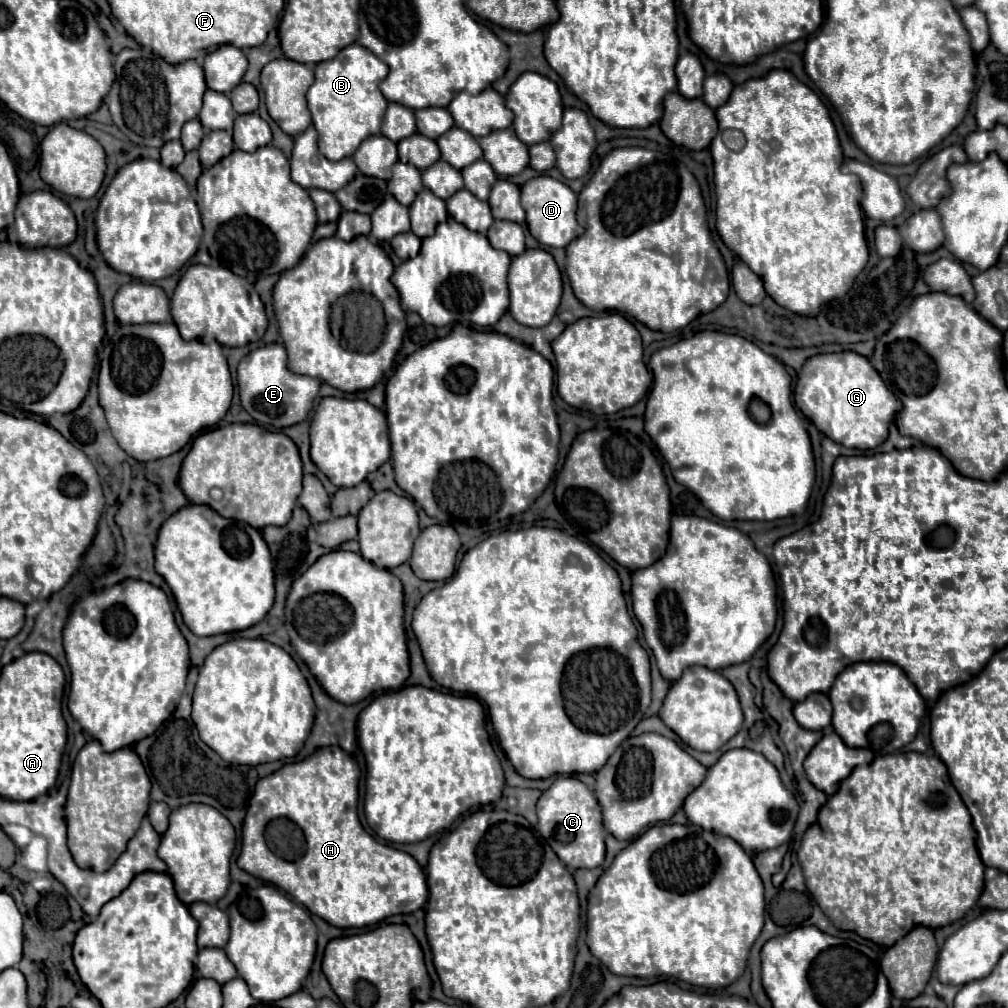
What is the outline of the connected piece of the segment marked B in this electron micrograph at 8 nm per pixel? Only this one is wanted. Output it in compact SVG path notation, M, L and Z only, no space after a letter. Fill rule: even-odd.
M358 43L348 45L336 59L318 63L314 67L316 81L306 93L308 109L312 113L314 127L320 135L320 153L328 161L340 161L352 157L356 147L372 135L380 133L382 117L388 107L388 101L380 93L378 85L388 75L388 65L372 55L368 49Z

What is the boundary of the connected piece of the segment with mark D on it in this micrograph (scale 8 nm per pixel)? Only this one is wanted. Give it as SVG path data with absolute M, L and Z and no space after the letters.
M546 175L530 179L522 187L522 207L526 211L530 235L546 247L566 247L570 241L578 239L584 233L584 227L580 227L576 221L576 193L562 181Z

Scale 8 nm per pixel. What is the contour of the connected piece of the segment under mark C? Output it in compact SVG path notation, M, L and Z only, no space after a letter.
M558 777L538 799L538 833L548 841L566 867L596 869L604 863L604 825L602 811L594 793L576 777Z

